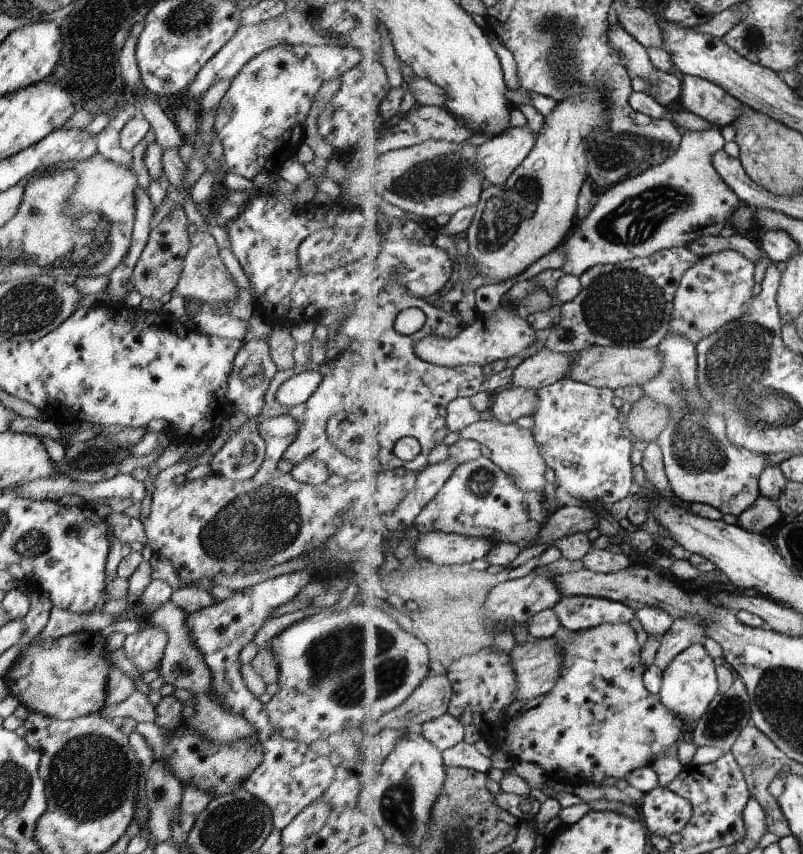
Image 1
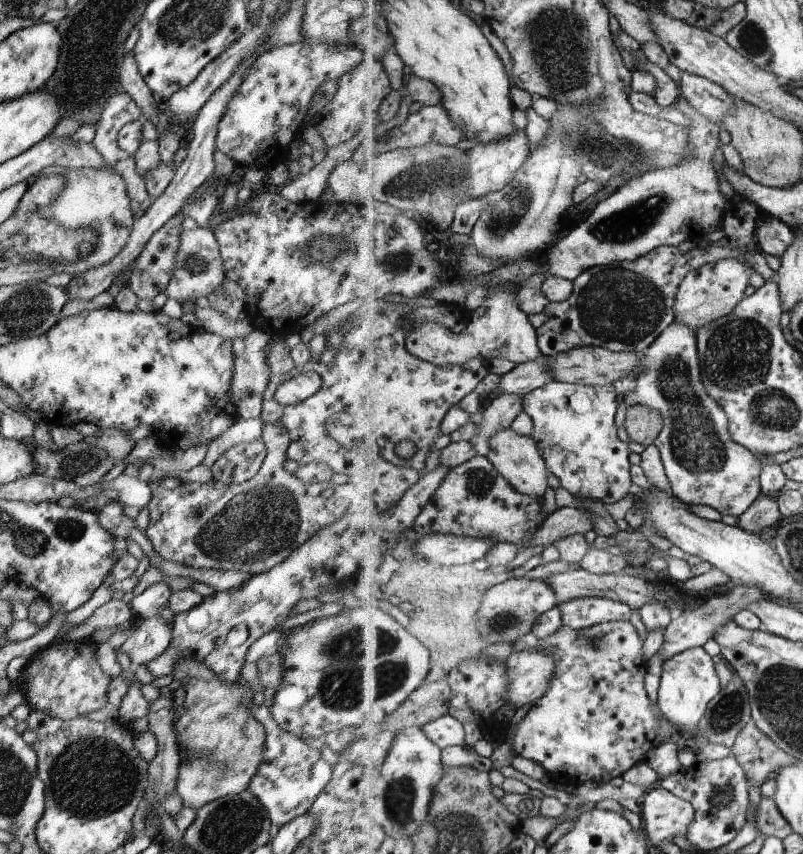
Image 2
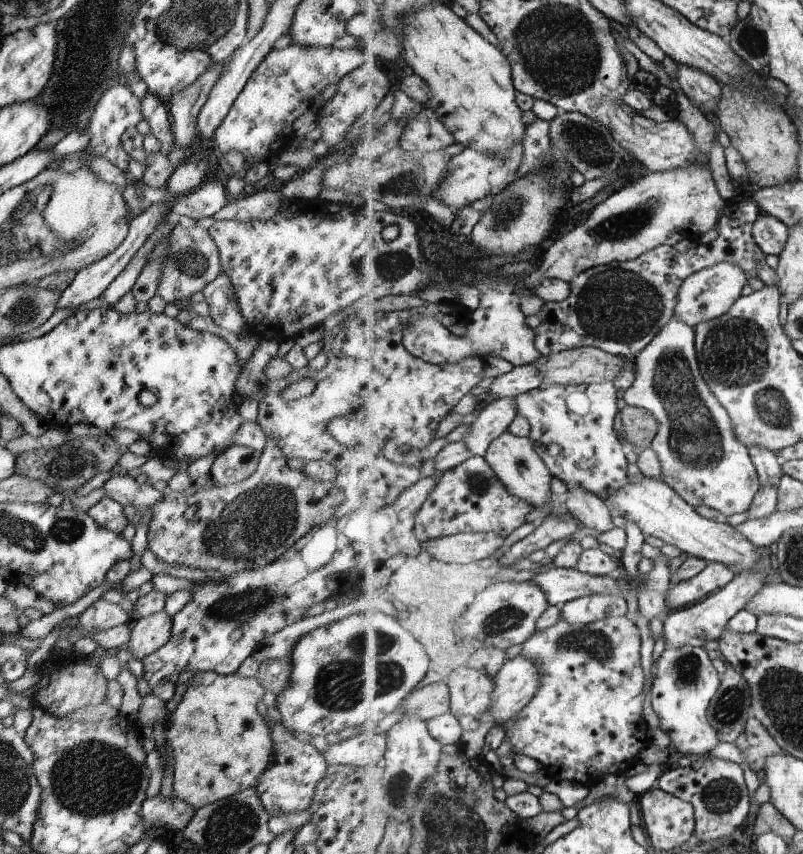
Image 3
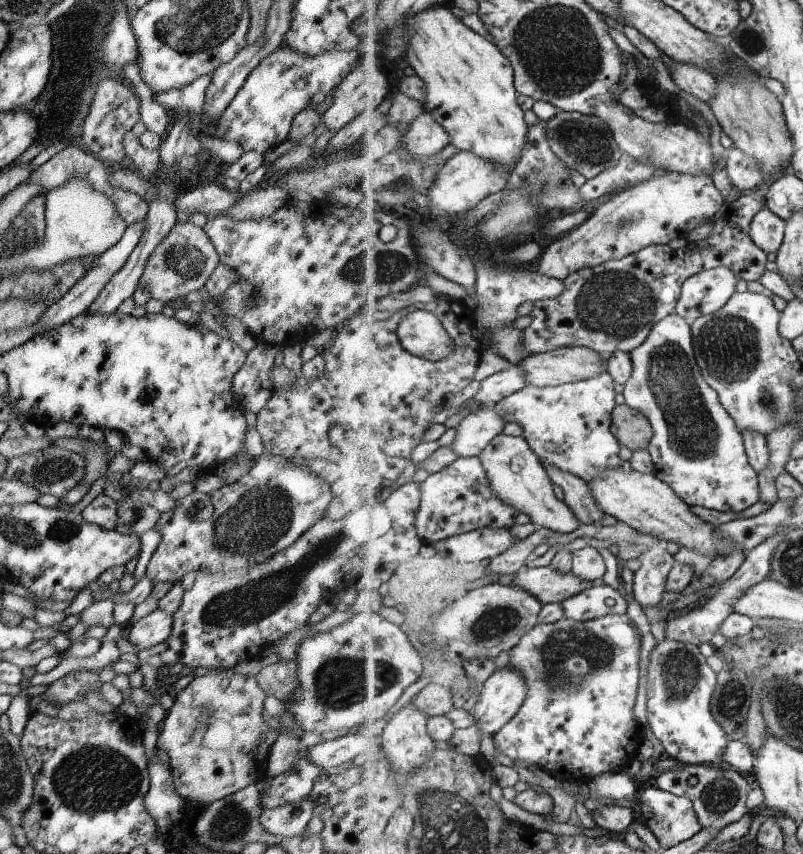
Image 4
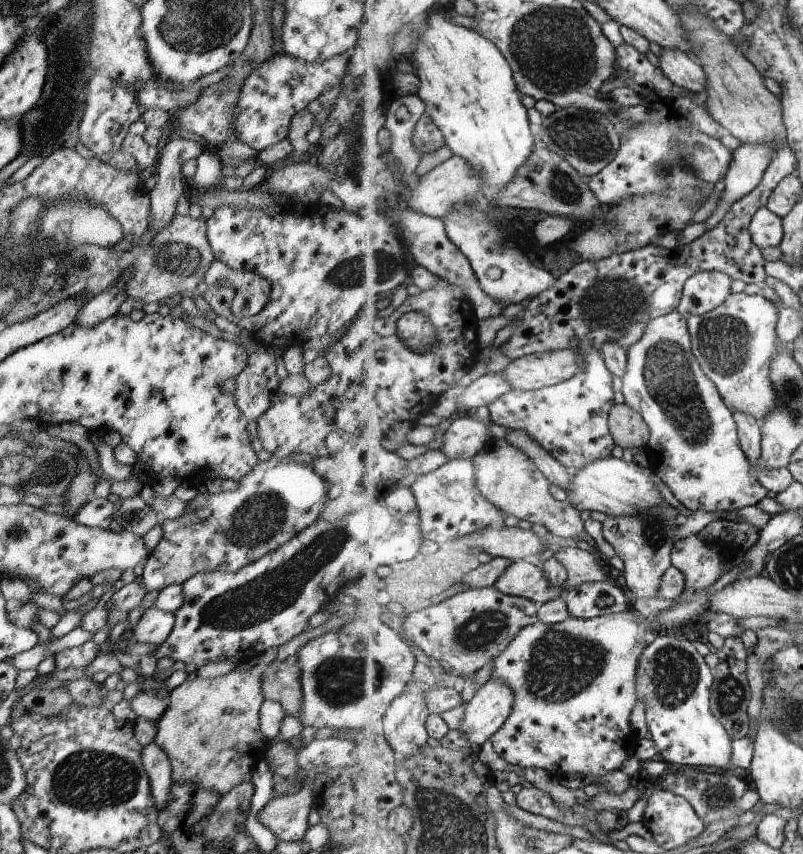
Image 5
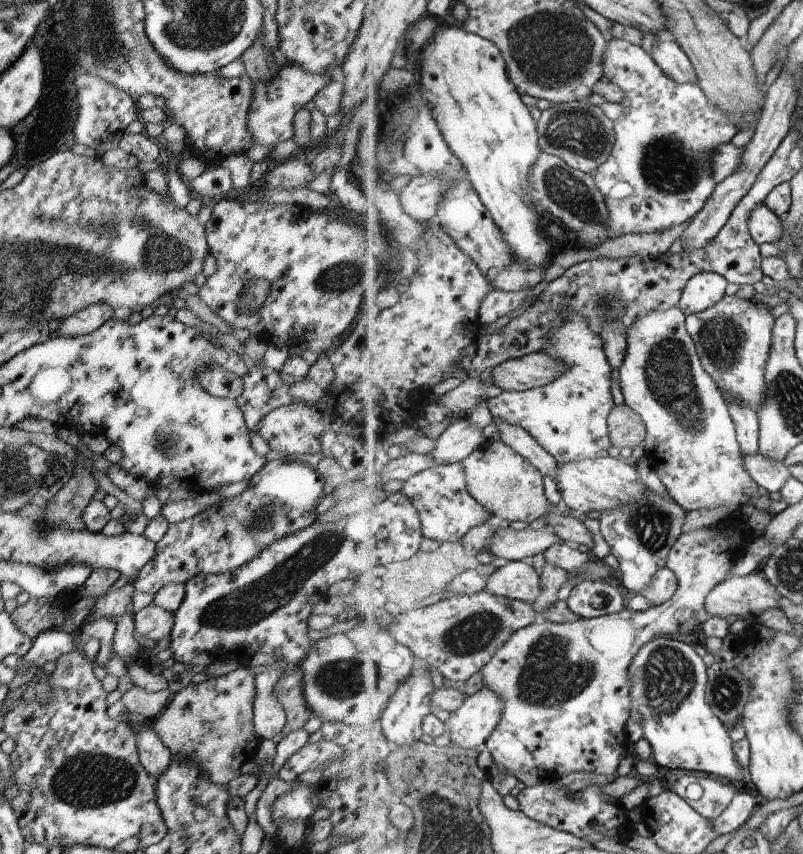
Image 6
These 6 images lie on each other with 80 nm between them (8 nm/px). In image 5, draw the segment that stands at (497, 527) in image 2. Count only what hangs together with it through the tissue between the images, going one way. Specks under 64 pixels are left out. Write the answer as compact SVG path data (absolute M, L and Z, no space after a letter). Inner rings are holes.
M453 459L438 470L419 476L410 490L420 511L422 536L437 544L503 525L508 518L503 509L482 496L478 489L476 466L471 459Z

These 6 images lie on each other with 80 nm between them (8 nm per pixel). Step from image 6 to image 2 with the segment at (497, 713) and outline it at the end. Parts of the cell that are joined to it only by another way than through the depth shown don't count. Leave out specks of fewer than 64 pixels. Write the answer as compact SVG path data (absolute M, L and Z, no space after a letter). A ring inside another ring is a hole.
M524 648L507 658L510 685L506 697L514 709L534 704L549 690L556 677L556 660L545 649Z

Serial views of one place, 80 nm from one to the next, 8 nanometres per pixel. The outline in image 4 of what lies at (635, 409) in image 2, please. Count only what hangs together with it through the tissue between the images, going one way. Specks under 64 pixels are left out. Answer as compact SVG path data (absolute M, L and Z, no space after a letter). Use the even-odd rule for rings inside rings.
M626 403L618 405L613 412L613 423L617 428L617 438L622 446L632 452L649 449L654 430L652 422L643 412L633 410Z

